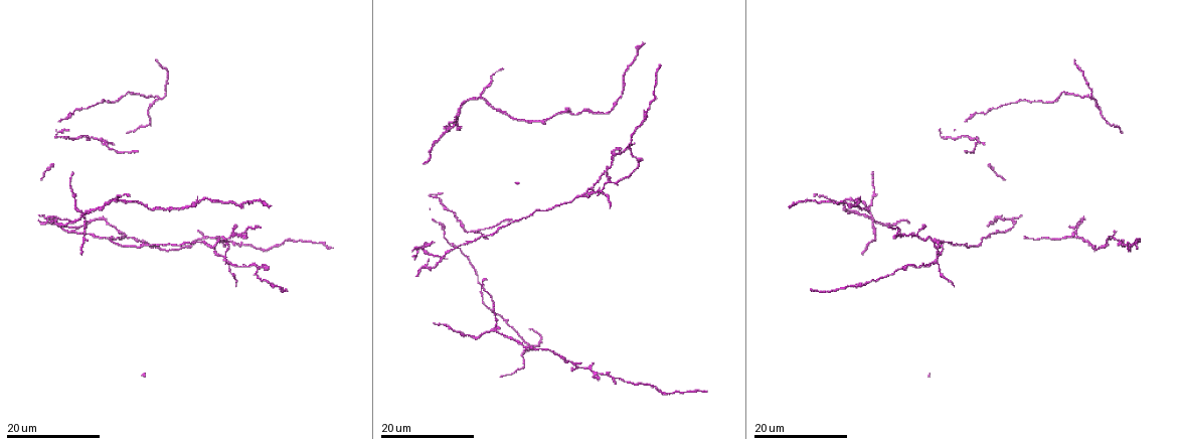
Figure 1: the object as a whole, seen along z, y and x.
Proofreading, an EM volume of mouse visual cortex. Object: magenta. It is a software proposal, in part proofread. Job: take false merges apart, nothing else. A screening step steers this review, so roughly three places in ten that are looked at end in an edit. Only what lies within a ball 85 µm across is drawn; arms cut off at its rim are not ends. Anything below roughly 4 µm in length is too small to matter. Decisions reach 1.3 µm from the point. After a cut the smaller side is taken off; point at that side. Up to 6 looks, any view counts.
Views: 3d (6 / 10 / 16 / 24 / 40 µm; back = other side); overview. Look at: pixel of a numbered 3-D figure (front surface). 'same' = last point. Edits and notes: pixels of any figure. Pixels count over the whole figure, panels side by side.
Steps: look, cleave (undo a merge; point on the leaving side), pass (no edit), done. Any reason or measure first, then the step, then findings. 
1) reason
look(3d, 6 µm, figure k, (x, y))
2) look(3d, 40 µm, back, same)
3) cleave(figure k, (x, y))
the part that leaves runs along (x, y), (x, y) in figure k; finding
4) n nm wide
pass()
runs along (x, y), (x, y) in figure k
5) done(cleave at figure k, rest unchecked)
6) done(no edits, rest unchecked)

a fork
look(3d, 24 µm, figure 1, (1077, 234))

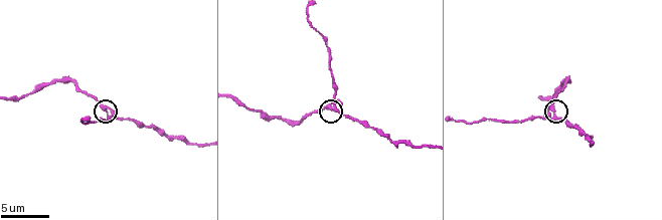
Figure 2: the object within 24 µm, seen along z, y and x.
look(3d, 6 µm, figure 2, (106, 114))

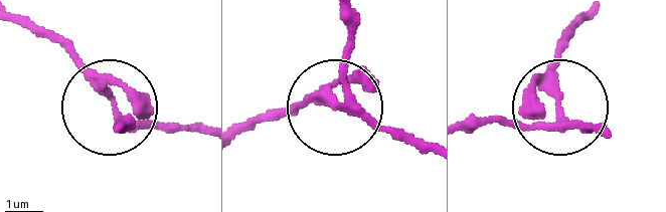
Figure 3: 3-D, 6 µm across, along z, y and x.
200 nm wide
pass()
all the same neuron

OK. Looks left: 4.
look(3d, 24 µm, figure 1, (462, 225))

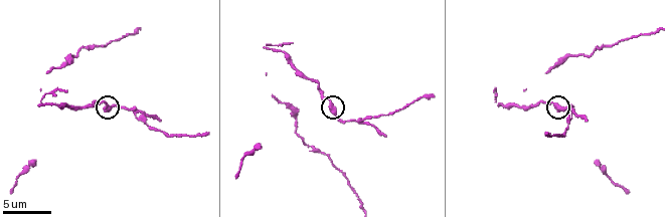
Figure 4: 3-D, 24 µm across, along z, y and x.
zoom in
look(3d, 10 µm, figure 4, (563, 107))

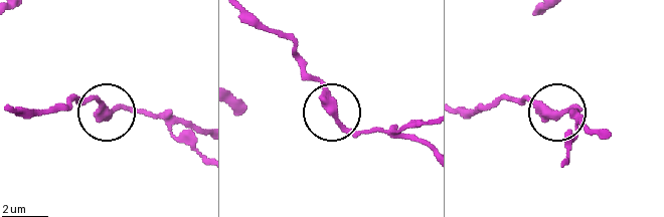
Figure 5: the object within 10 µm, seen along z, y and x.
side arm 13 µm
pass()
continuous, no second neuron

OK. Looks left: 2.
look(3d, 24 µm, figure 1, (240, 267))

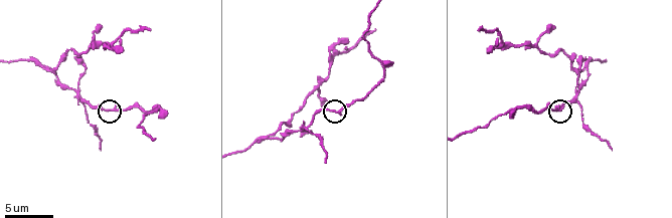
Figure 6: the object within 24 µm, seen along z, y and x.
look(3d, 10 µm, figure 6, (108, 108))

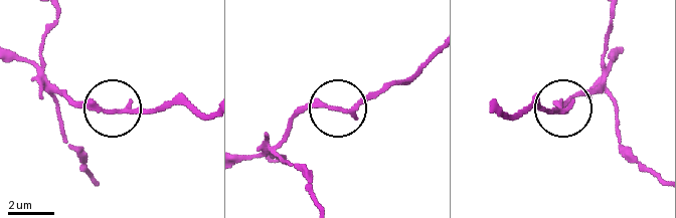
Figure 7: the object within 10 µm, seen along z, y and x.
160 nm wide
pass()
one neuron here

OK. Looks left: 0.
done(no edits, rest unchecked)

